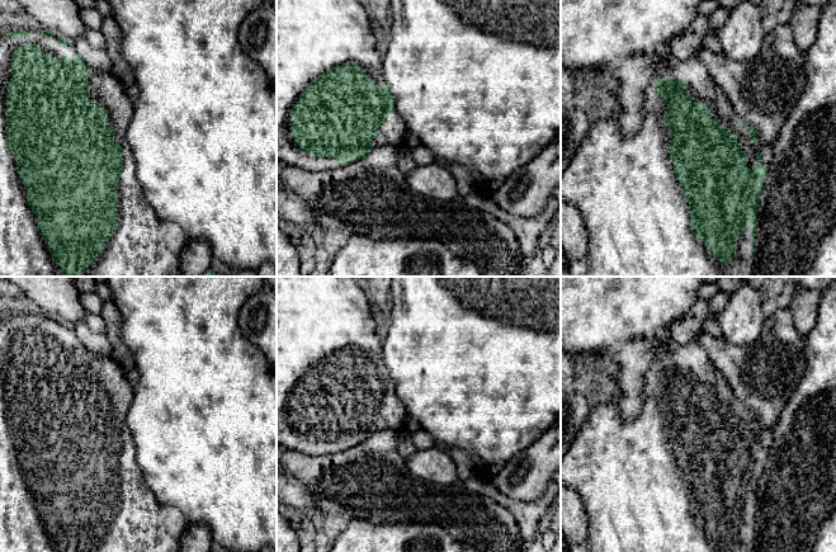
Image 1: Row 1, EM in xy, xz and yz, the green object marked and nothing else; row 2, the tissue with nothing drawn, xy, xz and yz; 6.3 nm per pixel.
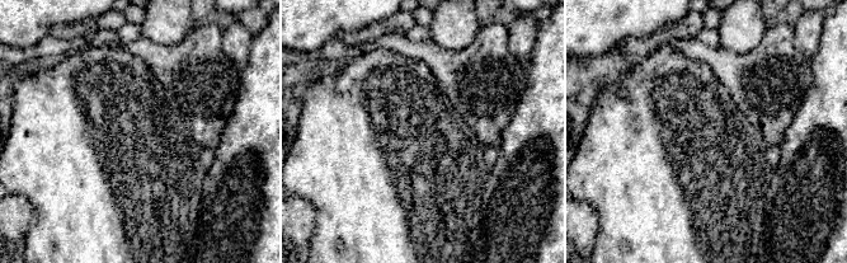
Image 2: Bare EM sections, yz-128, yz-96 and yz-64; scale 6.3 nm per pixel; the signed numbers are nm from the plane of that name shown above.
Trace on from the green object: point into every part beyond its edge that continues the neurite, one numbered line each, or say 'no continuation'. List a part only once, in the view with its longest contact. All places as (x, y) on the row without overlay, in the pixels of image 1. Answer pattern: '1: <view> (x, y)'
1: xy (22, 529)

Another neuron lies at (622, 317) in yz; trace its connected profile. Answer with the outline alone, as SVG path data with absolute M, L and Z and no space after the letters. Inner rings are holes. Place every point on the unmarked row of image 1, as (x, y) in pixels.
M561 277L561 352L571 355L601 353L604 363L618 365L614 377L615 400L619 416L624 421L642 412L644 376L656 358L655 343L672 339L670 326L681 320L696 302L696 291L705 277Z

